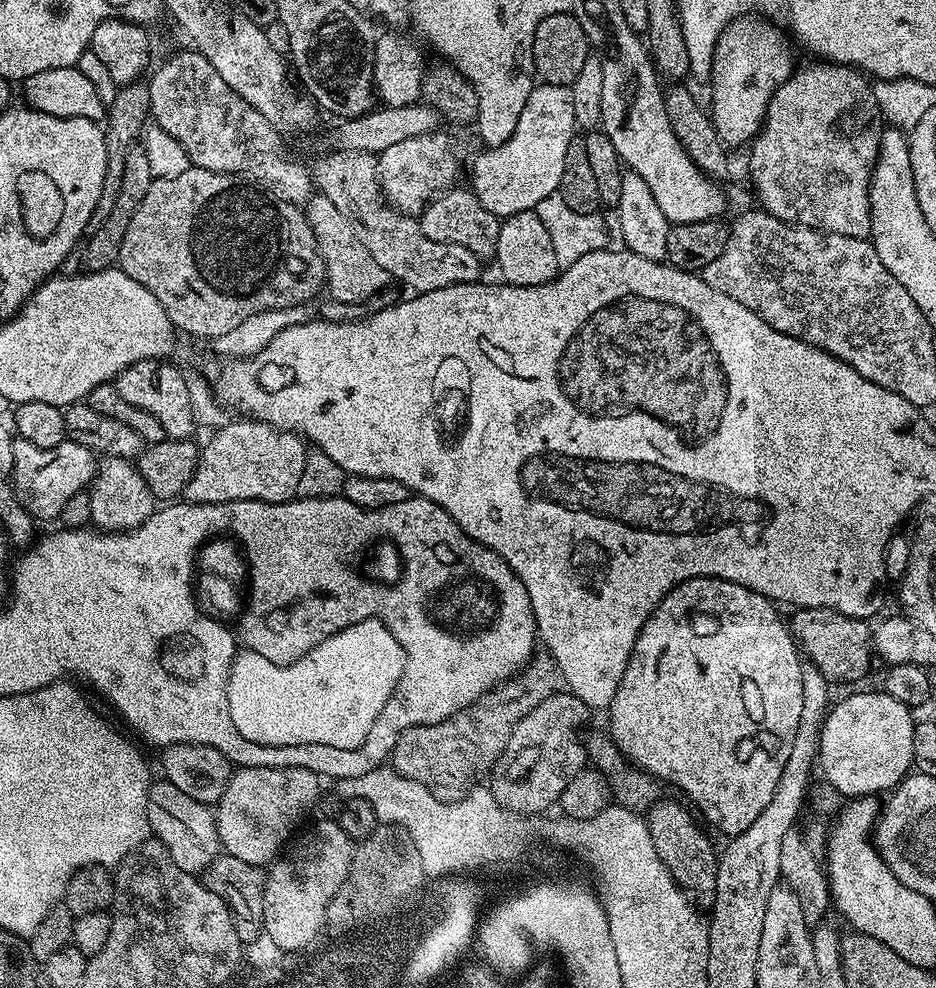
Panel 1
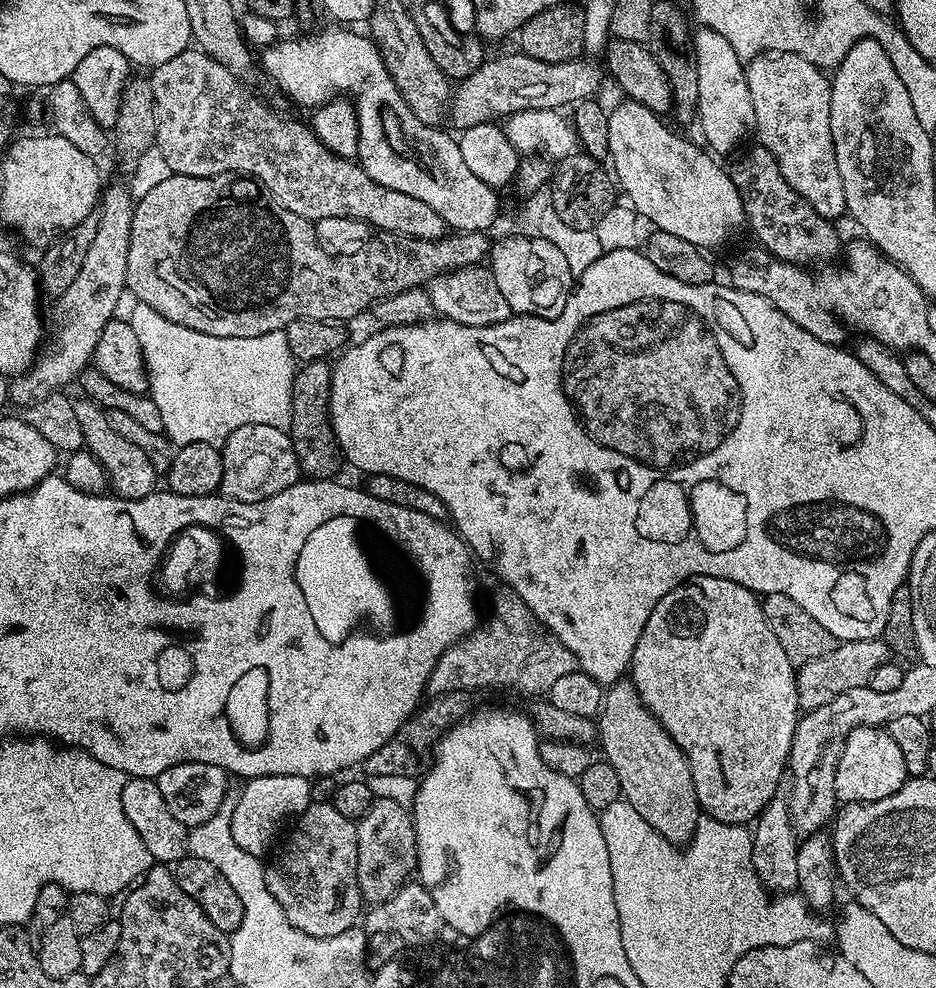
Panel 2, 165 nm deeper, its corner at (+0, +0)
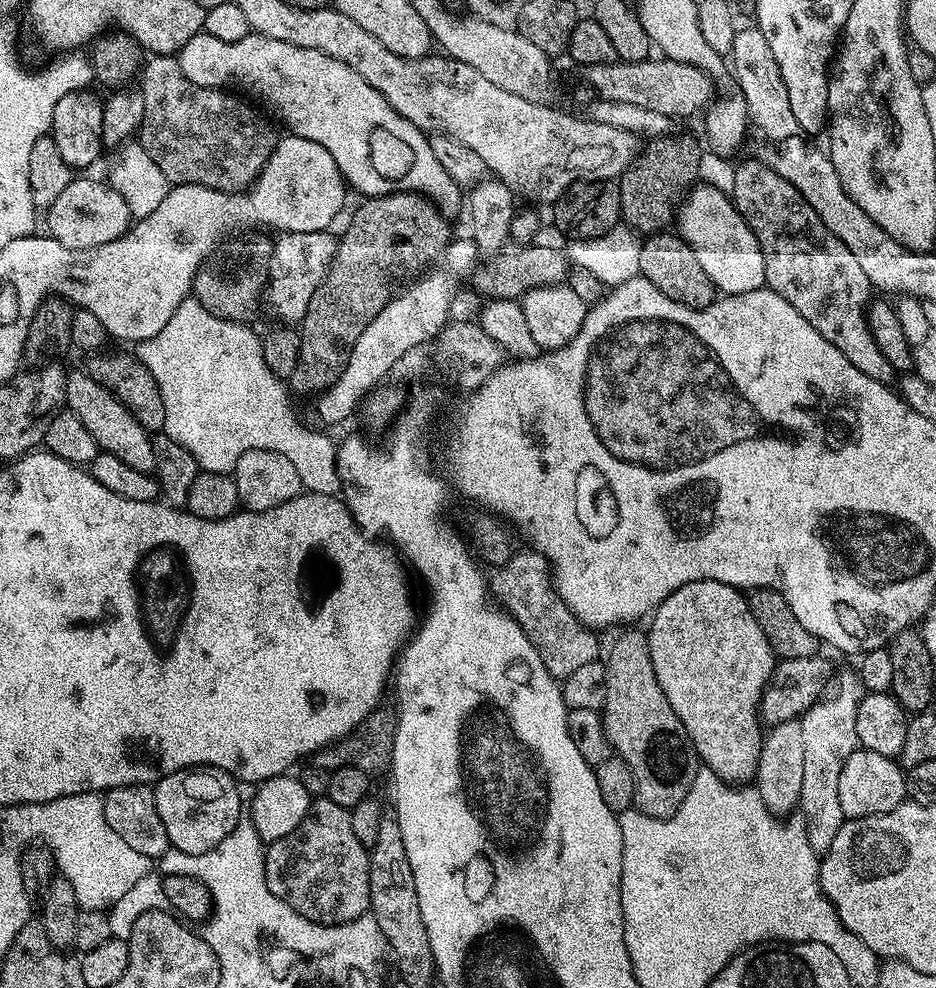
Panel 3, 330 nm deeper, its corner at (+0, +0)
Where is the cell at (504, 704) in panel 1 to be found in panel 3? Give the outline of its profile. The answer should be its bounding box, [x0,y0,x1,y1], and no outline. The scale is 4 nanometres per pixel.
[490,550,601,681]

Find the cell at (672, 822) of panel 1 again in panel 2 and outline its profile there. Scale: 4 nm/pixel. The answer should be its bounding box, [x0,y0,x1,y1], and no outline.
[598,678,702,846]

